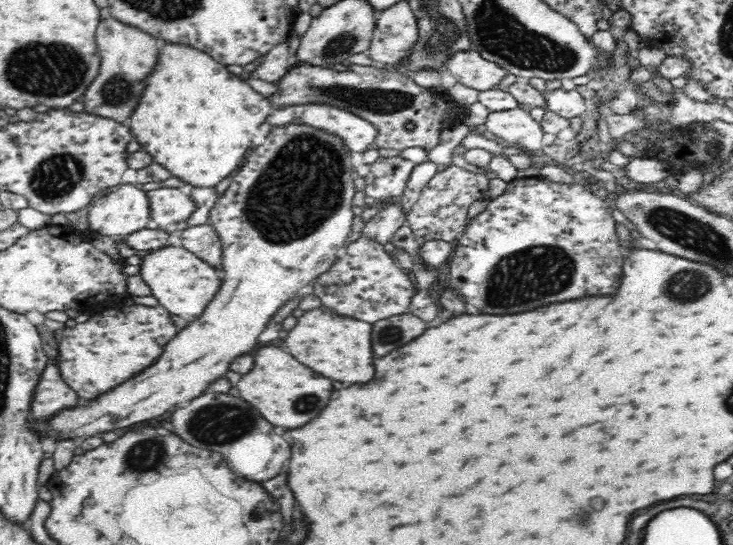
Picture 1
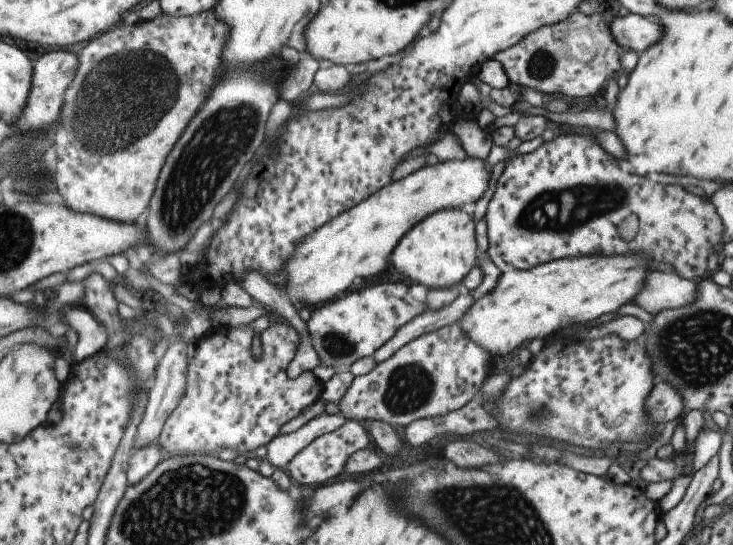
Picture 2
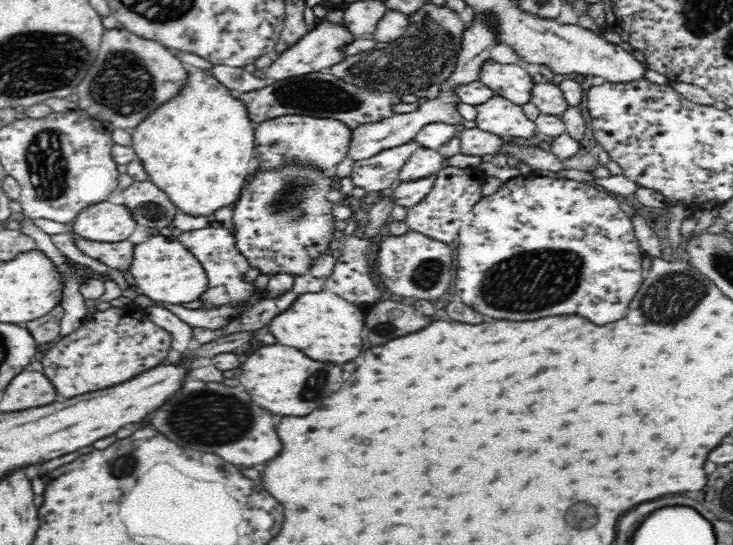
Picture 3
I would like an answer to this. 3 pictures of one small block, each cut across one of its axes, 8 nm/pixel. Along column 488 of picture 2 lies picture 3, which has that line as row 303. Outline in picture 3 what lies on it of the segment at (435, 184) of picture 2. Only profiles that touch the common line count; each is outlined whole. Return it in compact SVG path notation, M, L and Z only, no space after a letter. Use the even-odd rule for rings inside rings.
M157 232L145 243L134 244L133 263L129 268L139 292L152 301L166 304L182 304L197 300L208 288L208 277L200 261L169 233Z

